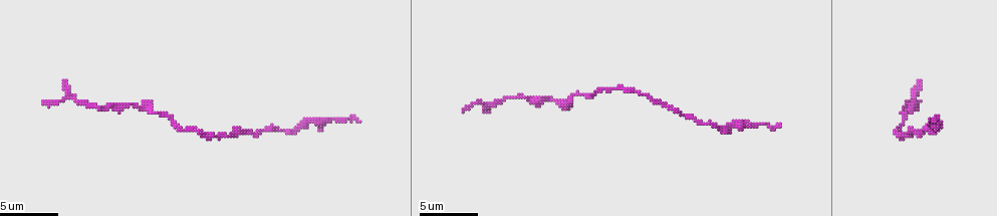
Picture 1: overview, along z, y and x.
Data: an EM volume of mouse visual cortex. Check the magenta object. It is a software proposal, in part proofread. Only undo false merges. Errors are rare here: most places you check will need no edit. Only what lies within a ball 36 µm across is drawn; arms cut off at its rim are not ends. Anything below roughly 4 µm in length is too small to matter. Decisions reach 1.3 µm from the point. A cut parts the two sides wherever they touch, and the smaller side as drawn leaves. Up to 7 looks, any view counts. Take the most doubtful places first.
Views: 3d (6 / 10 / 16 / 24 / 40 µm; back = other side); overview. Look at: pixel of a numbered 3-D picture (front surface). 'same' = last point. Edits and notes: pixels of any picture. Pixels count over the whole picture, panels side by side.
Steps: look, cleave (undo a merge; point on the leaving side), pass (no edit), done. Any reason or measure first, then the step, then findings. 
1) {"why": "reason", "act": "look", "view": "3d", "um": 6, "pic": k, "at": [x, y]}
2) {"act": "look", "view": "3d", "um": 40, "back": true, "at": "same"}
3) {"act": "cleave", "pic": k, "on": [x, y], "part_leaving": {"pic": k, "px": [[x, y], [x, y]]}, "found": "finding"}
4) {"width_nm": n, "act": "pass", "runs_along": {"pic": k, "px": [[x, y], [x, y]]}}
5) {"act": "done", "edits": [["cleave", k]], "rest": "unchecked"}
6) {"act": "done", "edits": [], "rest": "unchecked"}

{"why": "thick turns thin", "act": "look", "view": "3d", "um": 6, "pic": 1, "at": [298, 127]}

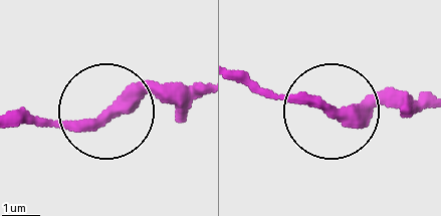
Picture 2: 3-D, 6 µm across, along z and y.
{"width_nm": 350, "act": "pass", "runs_along": {"pic": 2, "px": [[10, 124], [86, 124], [189, 88]]}, "found": "all the same cell"}

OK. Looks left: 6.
{"why": "narrows sharply", "act": "look", "view": "3d", "um": 10, "pic": 1, "at": [918, 132]}

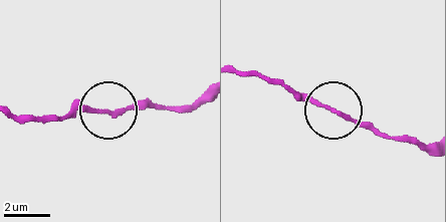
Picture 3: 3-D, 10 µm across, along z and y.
{"act": "look", "view": "3d", "um": 6, "pic": 3, "at": [105, 113]}

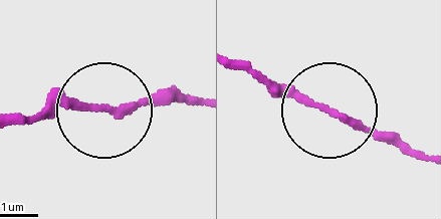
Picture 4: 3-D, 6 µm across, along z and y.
{"width_nm": 180, "act": "pass", "runs_along": {"pic": 4, "px": [[17, 121], [187, 101]]}, "found": "all the same cell"}

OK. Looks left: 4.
{"why": "narrows sharply", "act": "look", "view": "3d", "um": 10, "pic": 1, "at": [555, 100]}

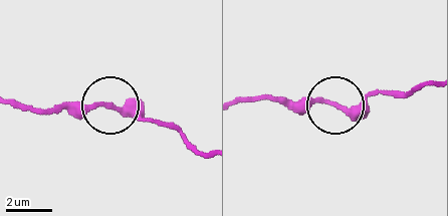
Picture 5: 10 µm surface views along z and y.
{"act": "look", "view": "3d", "um": 6, "pic": 5, "at": [110, 106]}

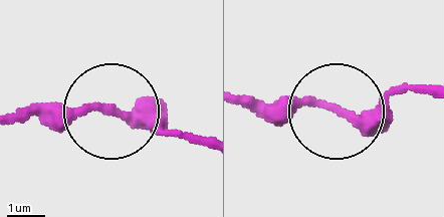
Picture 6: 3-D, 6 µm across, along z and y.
{"act": "pass", "runs_along": {"pic": 6, "px": [[427, 89], [398, 89], [360, 109], [248, 99]]}, "found": "continuous, no second cell"}

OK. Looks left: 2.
{"act": "done", "edits": [], "rest": "unchecked"}

